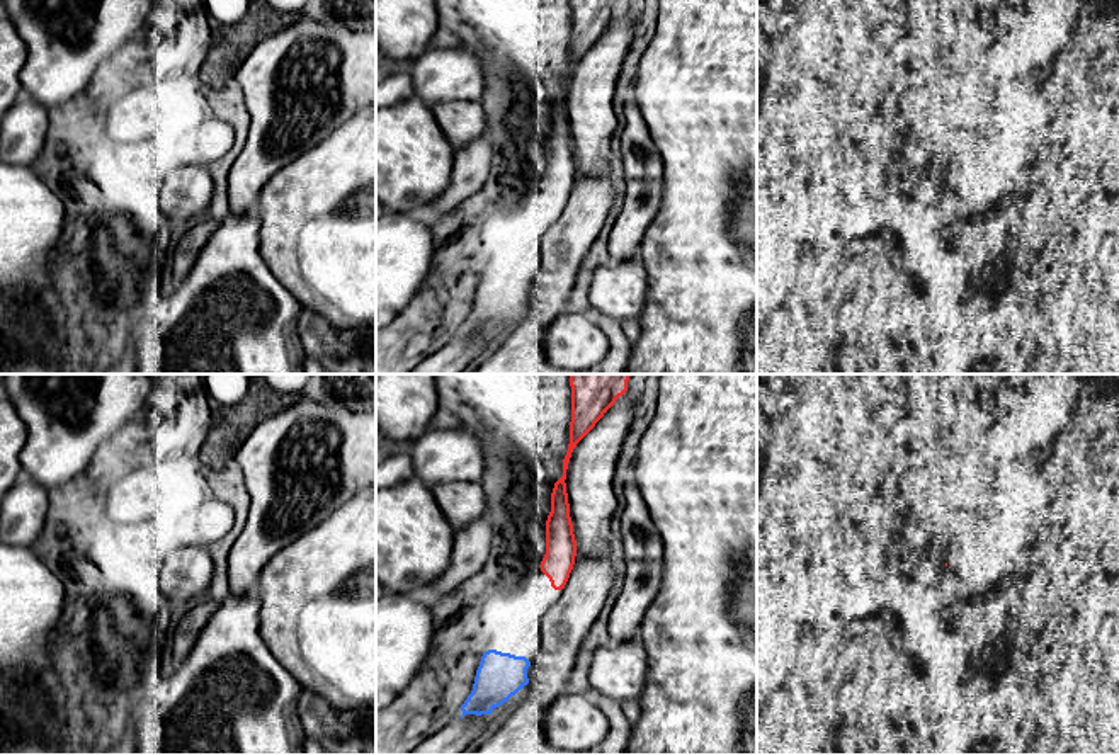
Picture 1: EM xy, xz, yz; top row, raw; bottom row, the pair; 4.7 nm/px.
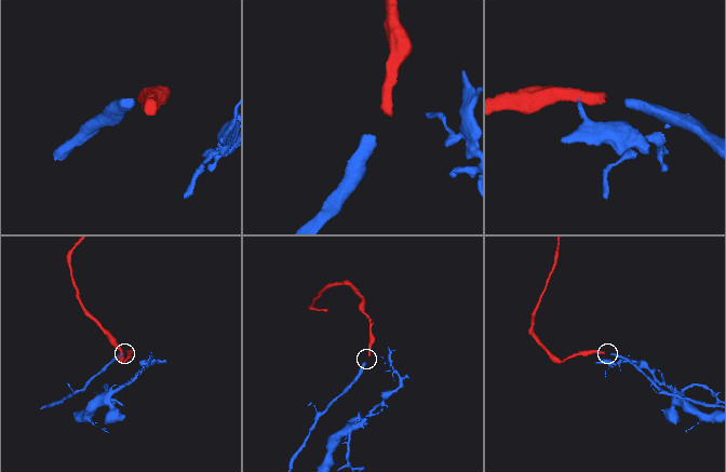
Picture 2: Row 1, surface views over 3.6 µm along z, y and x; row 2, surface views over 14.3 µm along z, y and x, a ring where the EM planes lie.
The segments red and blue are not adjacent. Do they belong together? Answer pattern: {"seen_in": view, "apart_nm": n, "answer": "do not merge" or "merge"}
{"seen_in": "xz", "apart_nm": 360, "answer": "merge"}

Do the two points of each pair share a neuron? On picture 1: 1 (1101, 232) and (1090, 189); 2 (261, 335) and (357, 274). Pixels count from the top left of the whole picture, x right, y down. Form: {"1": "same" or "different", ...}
{"1": "different", "2": "different"}

